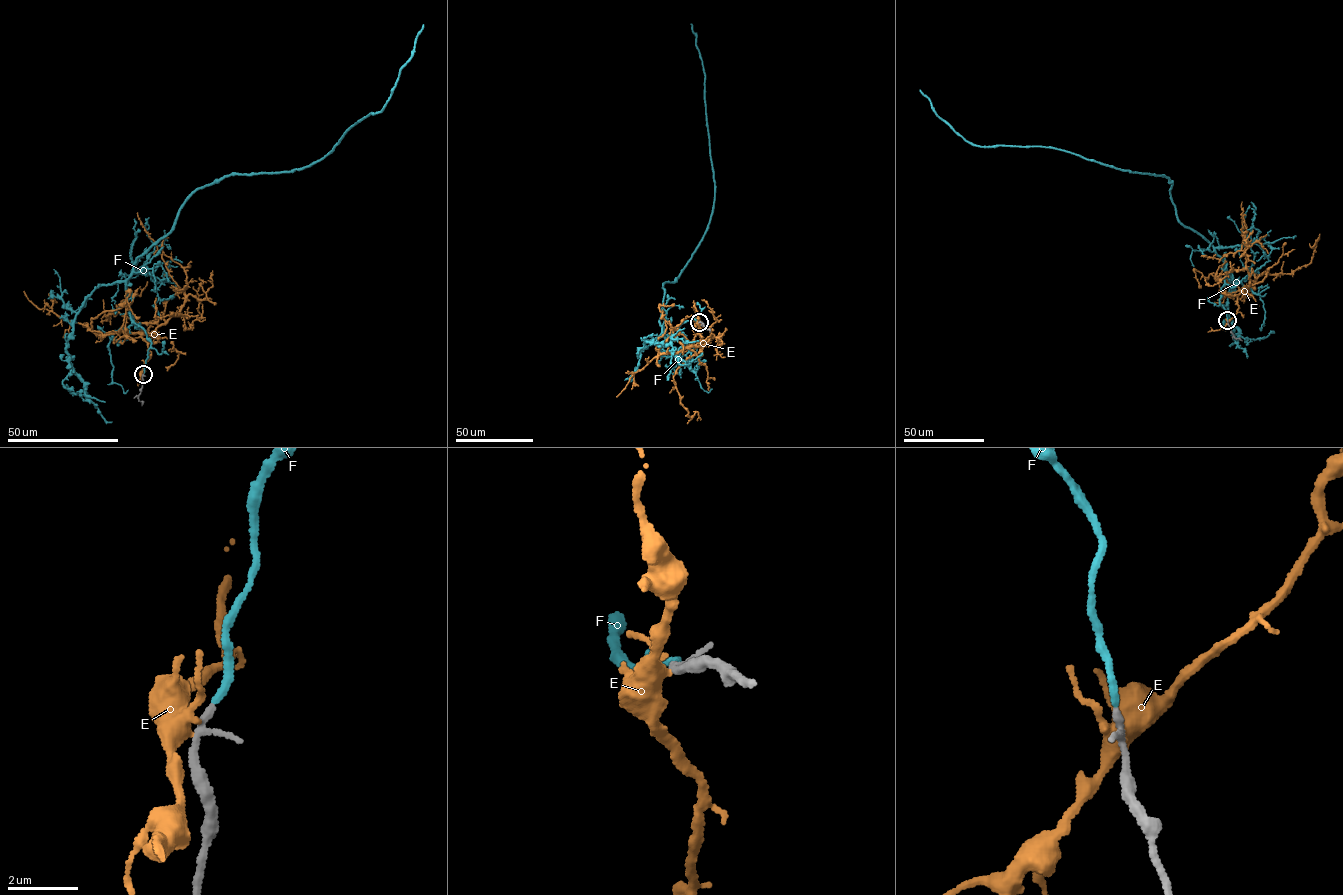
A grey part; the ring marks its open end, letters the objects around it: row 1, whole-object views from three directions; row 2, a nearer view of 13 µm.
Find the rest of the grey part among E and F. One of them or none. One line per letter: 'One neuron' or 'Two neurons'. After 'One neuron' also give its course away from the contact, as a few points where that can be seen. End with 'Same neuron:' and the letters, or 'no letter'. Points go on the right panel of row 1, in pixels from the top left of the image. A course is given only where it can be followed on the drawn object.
E: Two neurons
F: One neuron. Its course: (1227, 320), (1219, 299), (1224, 262), (1179, 221), (1168, 178), (1053, 148), (972, 145), (920, 90)
Same neuron: F

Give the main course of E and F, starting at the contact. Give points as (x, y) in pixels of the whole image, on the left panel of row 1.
E: (142, 375), (149, 349), (141, 336), (165, 320), (106, 317), (140, 295), (147, 281)
F: (143, 374), (151, 343), (126, 288), (136, 259), (198, 189), (307, 167), (383, 109), (423, 24)

